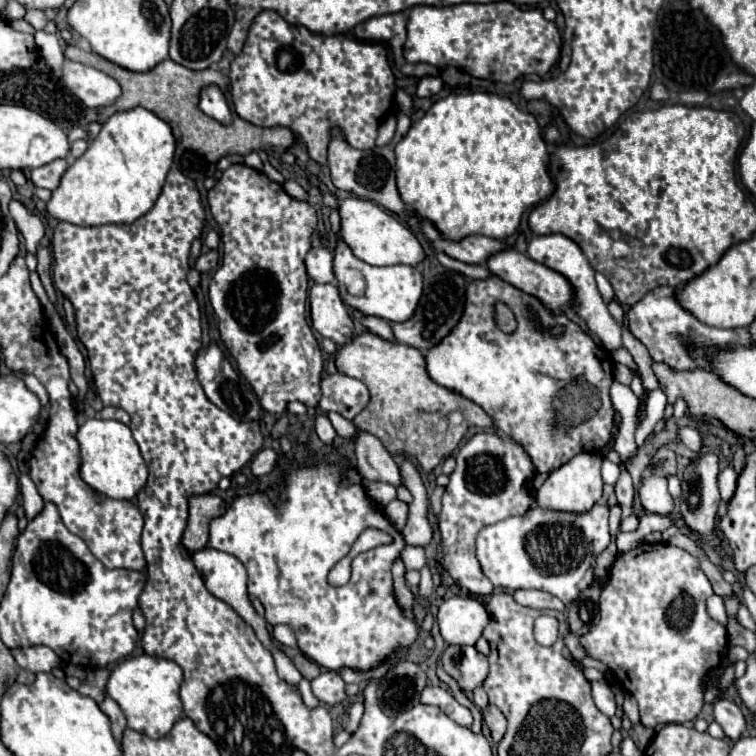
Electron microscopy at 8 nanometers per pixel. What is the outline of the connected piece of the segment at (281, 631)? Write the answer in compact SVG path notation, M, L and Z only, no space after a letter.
M278 624L274 626L274 632L272 632L274 640L278 640L280 644L284 646L290 646L290 648L296 648L296 634L290 626L284 626L284 624Z

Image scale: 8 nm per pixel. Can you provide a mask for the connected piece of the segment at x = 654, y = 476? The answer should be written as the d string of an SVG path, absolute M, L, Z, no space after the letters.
M652 472L644 480L642 480L640 490L638 490L638 496L640 496L644 510L654 512L654 514L662 514L662 516L670 514L670 510L674 508L674 502L672 502L672 496L668 492L666 476L660 472Z

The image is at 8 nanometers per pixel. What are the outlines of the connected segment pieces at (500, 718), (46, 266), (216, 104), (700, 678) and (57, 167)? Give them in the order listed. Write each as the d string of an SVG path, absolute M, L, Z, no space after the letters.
M488 706L488 708L482 710L482 716L484 716L486 726L490 728L494 744L498 744L502 740L504 732L506 732L506 718L504 718L504 714L496 706Z
M38 246L38 252L36 252L36 258L38 258L38 274L40 274L40 280L46 288L46 294L52 302L56 302L56 290L52 286L52 278L50 278L50 264L52 264L52 256L50 256L50 250L48 246Z
M208 86L200 94L200 110L222 124L230 124L230 108L218 86Z
M644 542L636 550L618 554L610 568L608 582L598 600L598 624L588 634L580 636L580 644L588 656L606 664L610 672L614 672L616 682L638 700L642 726L646 728L670 722L684 724L694 720L704 706L706 676L720 664L722 650L728 644L726 628L714 622L706 612L704 602L710 594L712 586L696 558L672 544L656 546Z
M64 158L54 160L46 166L40 166L36 170L32 170L32 182L38 188L48 188L48 190L56 190L56 186L60 184L60 178L64 176L64 172L68 170L68 162Z

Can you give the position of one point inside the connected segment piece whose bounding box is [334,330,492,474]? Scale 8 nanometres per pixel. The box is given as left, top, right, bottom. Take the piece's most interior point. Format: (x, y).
(412, 415)

